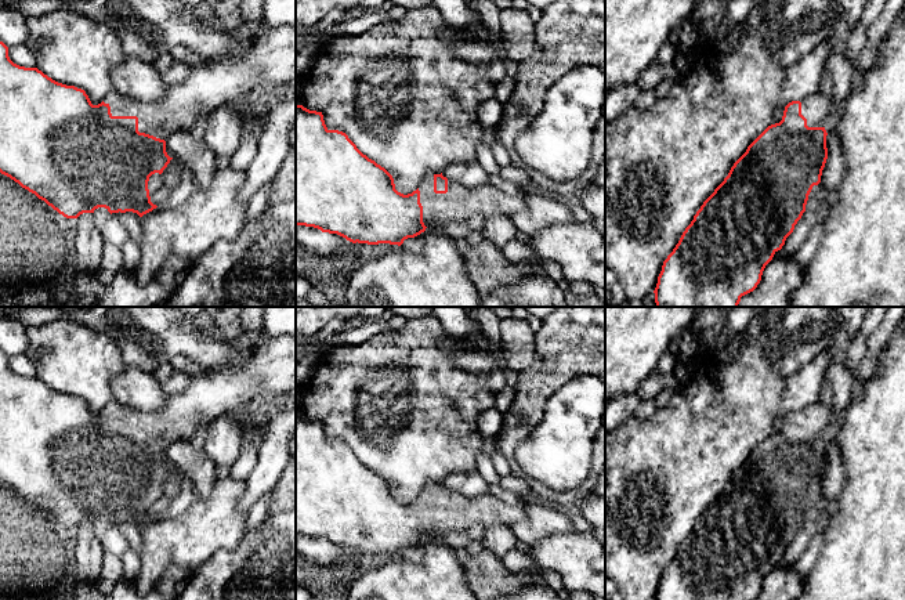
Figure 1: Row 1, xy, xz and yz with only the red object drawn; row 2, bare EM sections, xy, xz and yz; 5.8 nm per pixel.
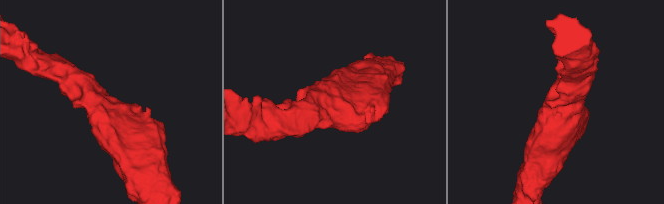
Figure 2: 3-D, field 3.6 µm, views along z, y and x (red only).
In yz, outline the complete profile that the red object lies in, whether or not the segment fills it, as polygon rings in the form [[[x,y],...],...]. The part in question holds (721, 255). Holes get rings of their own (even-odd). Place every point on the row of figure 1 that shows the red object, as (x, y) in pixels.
[[[819,93],[792,101],[782,120],[747,147],[663,261],[654,290],[655,307],[738,307],[741,297],[757,288],[765,265],[806,212],[812,187],[821,182],[829,112],[830,105]]]

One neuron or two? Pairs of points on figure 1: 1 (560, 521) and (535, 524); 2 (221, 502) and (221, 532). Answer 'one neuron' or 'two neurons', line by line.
1: one neuron
2: one neuron

